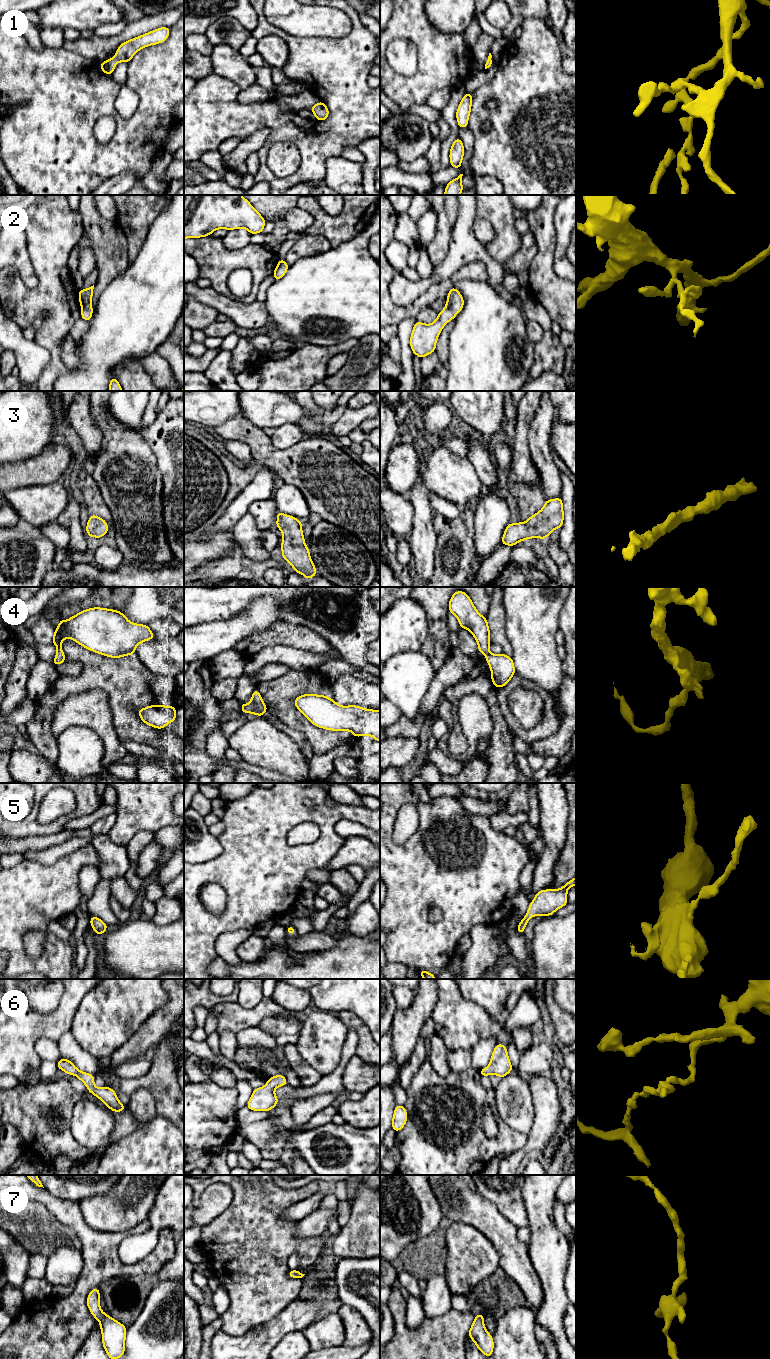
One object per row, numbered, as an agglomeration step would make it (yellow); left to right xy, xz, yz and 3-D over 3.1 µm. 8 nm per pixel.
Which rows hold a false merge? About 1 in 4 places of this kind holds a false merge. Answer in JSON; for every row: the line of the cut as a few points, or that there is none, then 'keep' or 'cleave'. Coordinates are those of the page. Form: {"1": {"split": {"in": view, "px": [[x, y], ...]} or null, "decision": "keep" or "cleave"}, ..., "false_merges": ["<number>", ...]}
{"1": {"split": null, "decision": "keep"}, "2": {"split": null, "decision": "keep"}, "3": {"split": null, "decision": "keep"}, "4": {"split": null, "decision": "keep"}, "5": {"split": null, "decision": "keep"}, "6": {"split": null, "decision": "keep"}, "7": {"split": null, "decision": "keep"}, "false_merges": []}

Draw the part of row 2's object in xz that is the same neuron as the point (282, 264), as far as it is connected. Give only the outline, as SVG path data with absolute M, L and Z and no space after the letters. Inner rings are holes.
M285 259L278 260L278 264L274 270L273 276L275 278L275 281L280 280L287 272L289 266L285 262Z

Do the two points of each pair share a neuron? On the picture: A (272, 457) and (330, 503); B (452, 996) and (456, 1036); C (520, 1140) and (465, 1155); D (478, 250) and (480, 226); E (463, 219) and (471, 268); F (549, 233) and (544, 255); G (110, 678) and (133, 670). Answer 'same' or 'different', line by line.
A: same
B: same
C: same
D: different
E: different
F: same
G: same

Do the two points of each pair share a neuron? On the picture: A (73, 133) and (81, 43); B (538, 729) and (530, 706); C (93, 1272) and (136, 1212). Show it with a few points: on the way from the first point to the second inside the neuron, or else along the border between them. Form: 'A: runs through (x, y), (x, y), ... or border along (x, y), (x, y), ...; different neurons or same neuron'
A: border along (62, 47), (99, 63); different neurons
B: border along (542, 700), (543, 717), (531, 728), (522, 728); different neurons
C: border along (143, 1220), (125, 1231), (98, 1231); different neurons

